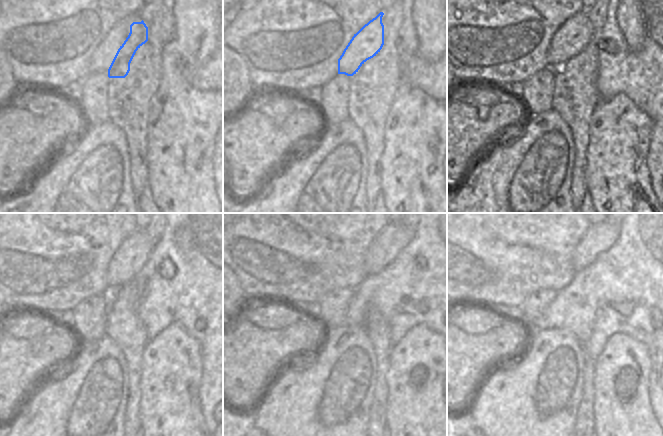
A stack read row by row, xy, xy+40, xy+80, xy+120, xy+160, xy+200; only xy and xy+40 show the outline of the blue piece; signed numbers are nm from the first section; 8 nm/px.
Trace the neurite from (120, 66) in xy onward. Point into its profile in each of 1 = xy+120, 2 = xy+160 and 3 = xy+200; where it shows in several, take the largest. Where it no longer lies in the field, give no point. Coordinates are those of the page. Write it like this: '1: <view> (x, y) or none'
1: xy+120 (138, 249)
2: xy+160 (359, 237)
3: xy+200 (575, 234)

